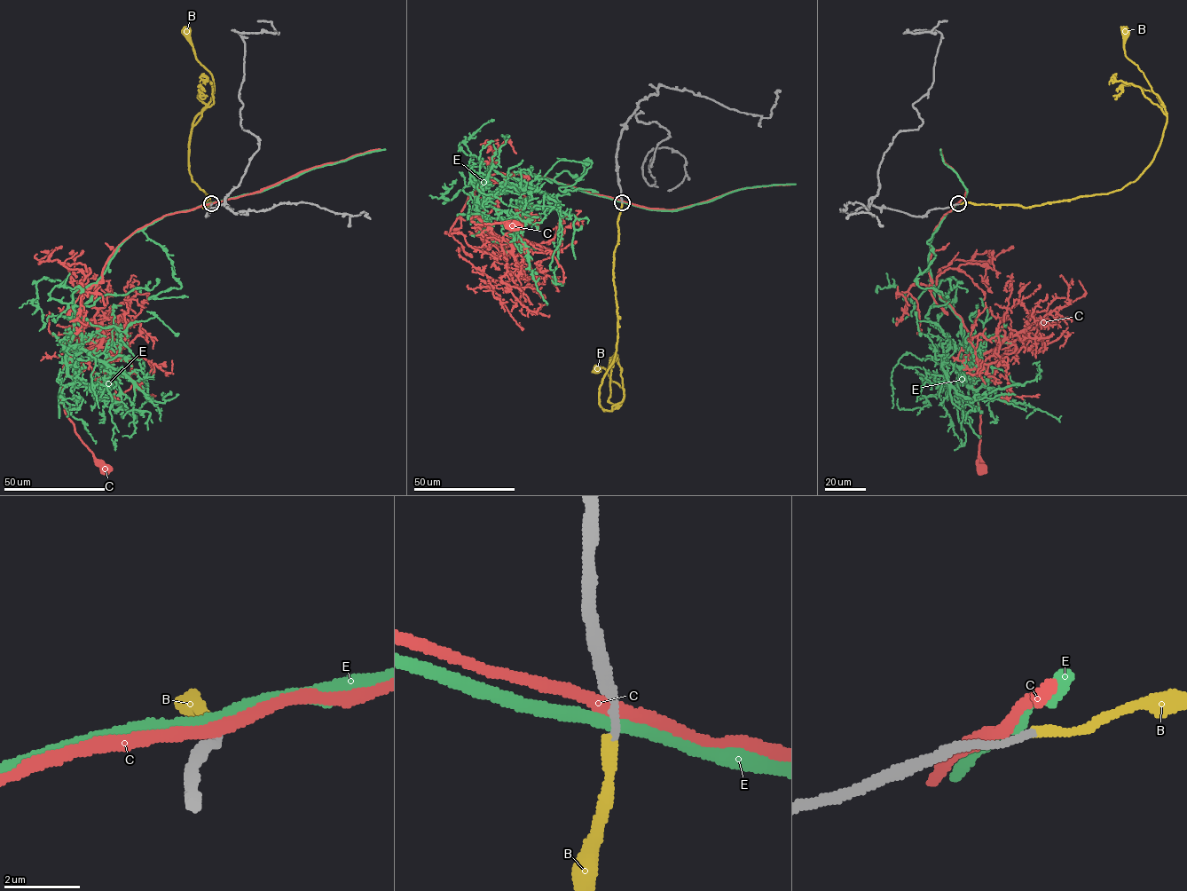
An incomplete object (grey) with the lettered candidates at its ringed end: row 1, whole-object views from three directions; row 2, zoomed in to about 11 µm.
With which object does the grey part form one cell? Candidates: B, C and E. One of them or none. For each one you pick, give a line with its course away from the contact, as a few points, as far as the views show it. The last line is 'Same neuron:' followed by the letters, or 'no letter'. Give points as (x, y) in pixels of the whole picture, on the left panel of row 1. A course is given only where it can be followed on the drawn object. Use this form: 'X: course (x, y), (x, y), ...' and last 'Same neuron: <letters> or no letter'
B: course (212, 204), (202, 208), (207, 194), (192, 180), (189, 141), (214, 80), (185, 31)
Same neuron: B

